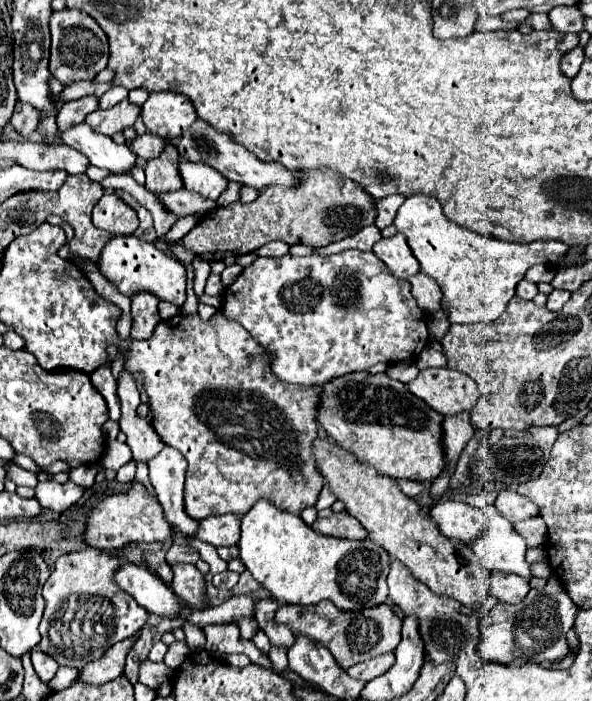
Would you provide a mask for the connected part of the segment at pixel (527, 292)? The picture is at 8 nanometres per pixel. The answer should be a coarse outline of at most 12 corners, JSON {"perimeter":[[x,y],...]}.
{"perimeter":[[521,280],[517,284],[517,296],[533,300],[537,286]]}

